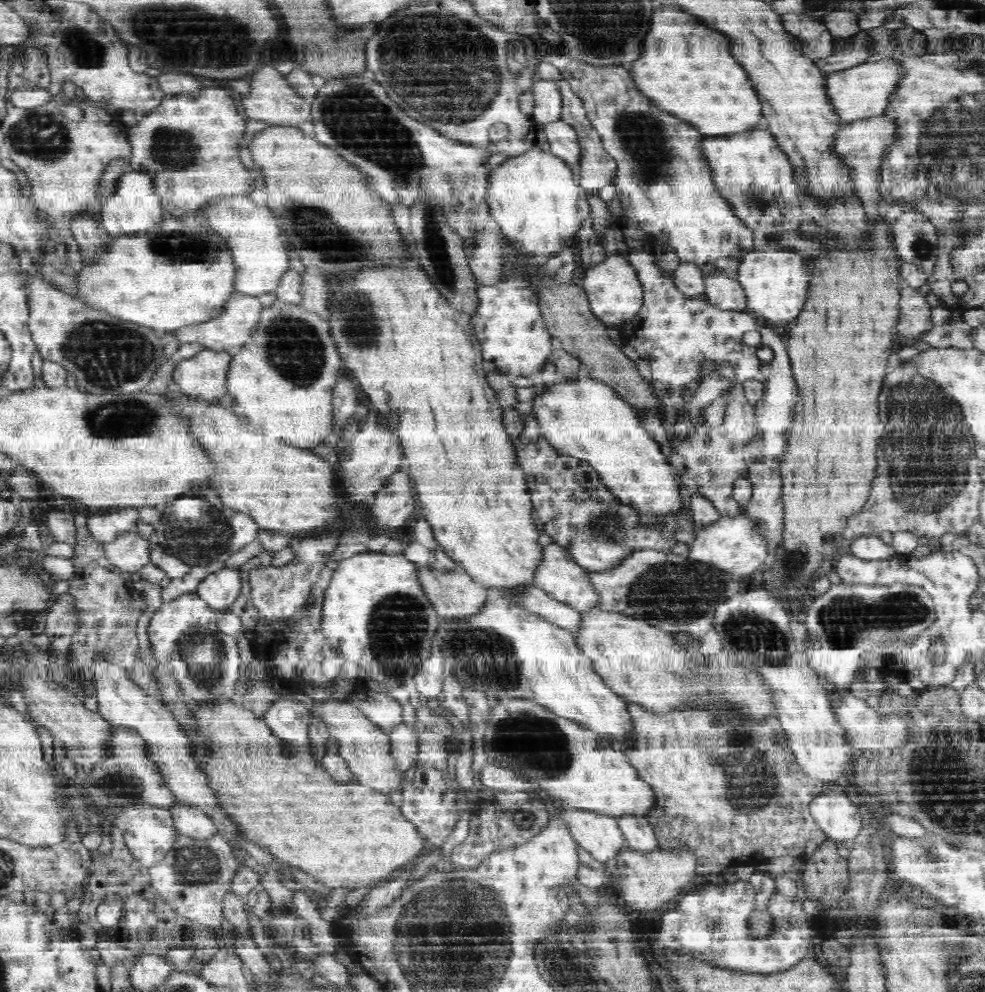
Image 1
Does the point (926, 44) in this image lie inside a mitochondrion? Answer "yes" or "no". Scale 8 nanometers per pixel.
no

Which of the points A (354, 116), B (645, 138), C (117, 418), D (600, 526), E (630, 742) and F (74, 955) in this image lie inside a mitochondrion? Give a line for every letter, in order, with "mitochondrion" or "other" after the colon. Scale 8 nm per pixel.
A: mitochondrion
B: mitochondrion
C: mitochondrion
D: mitochondrion
E: other
F: other

